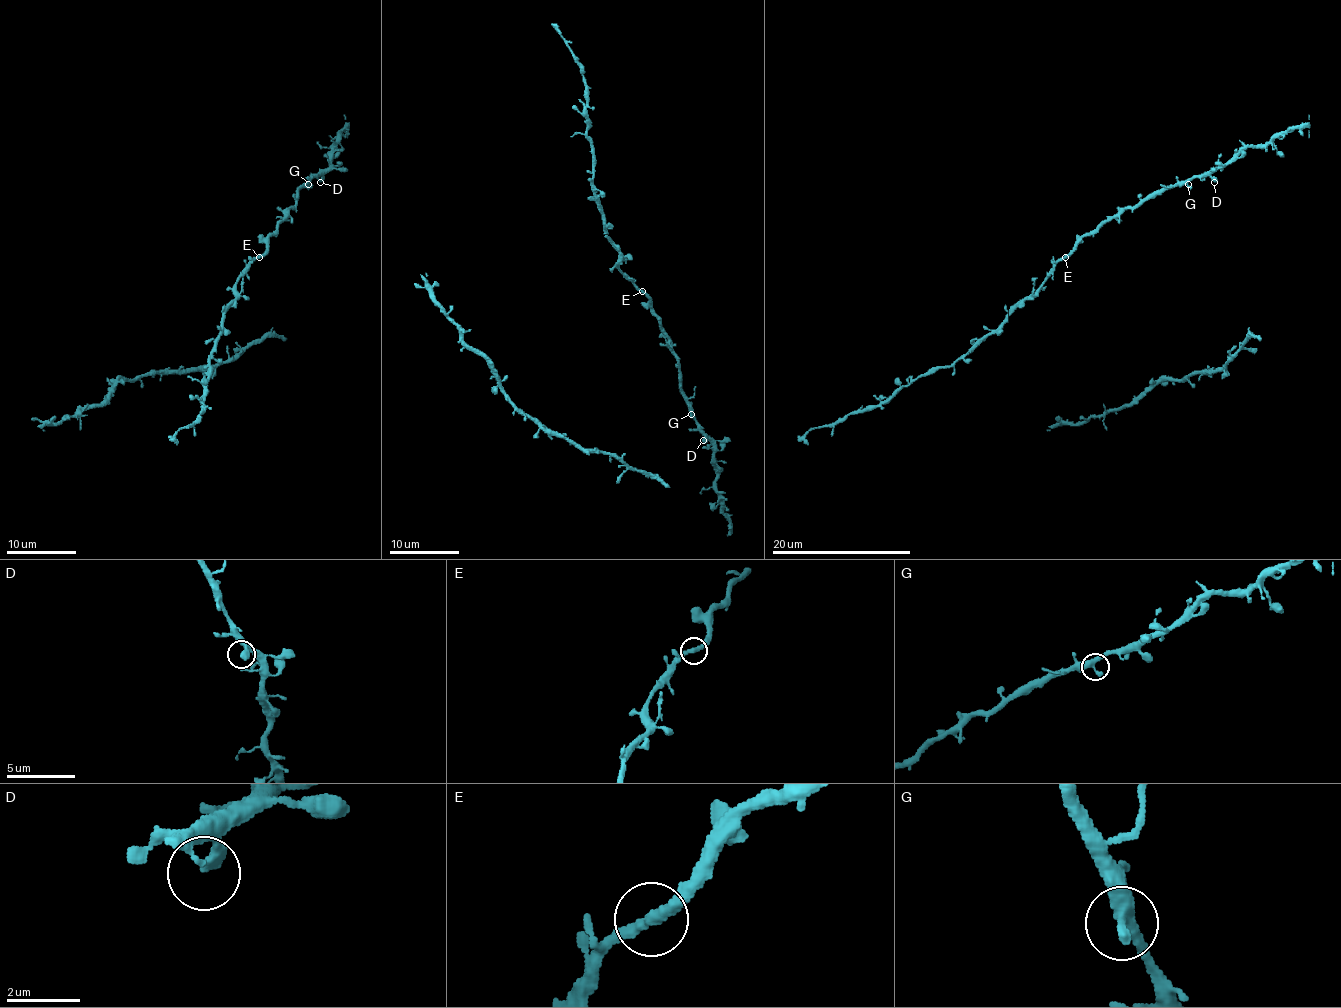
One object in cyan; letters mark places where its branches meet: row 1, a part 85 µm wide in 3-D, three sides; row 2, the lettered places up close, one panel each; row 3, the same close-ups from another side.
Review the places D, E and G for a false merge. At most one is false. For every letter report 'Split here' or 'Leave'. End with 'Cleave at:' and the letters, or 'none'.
D: Leave
E: Leave
G: Leave
Cleave at: none

